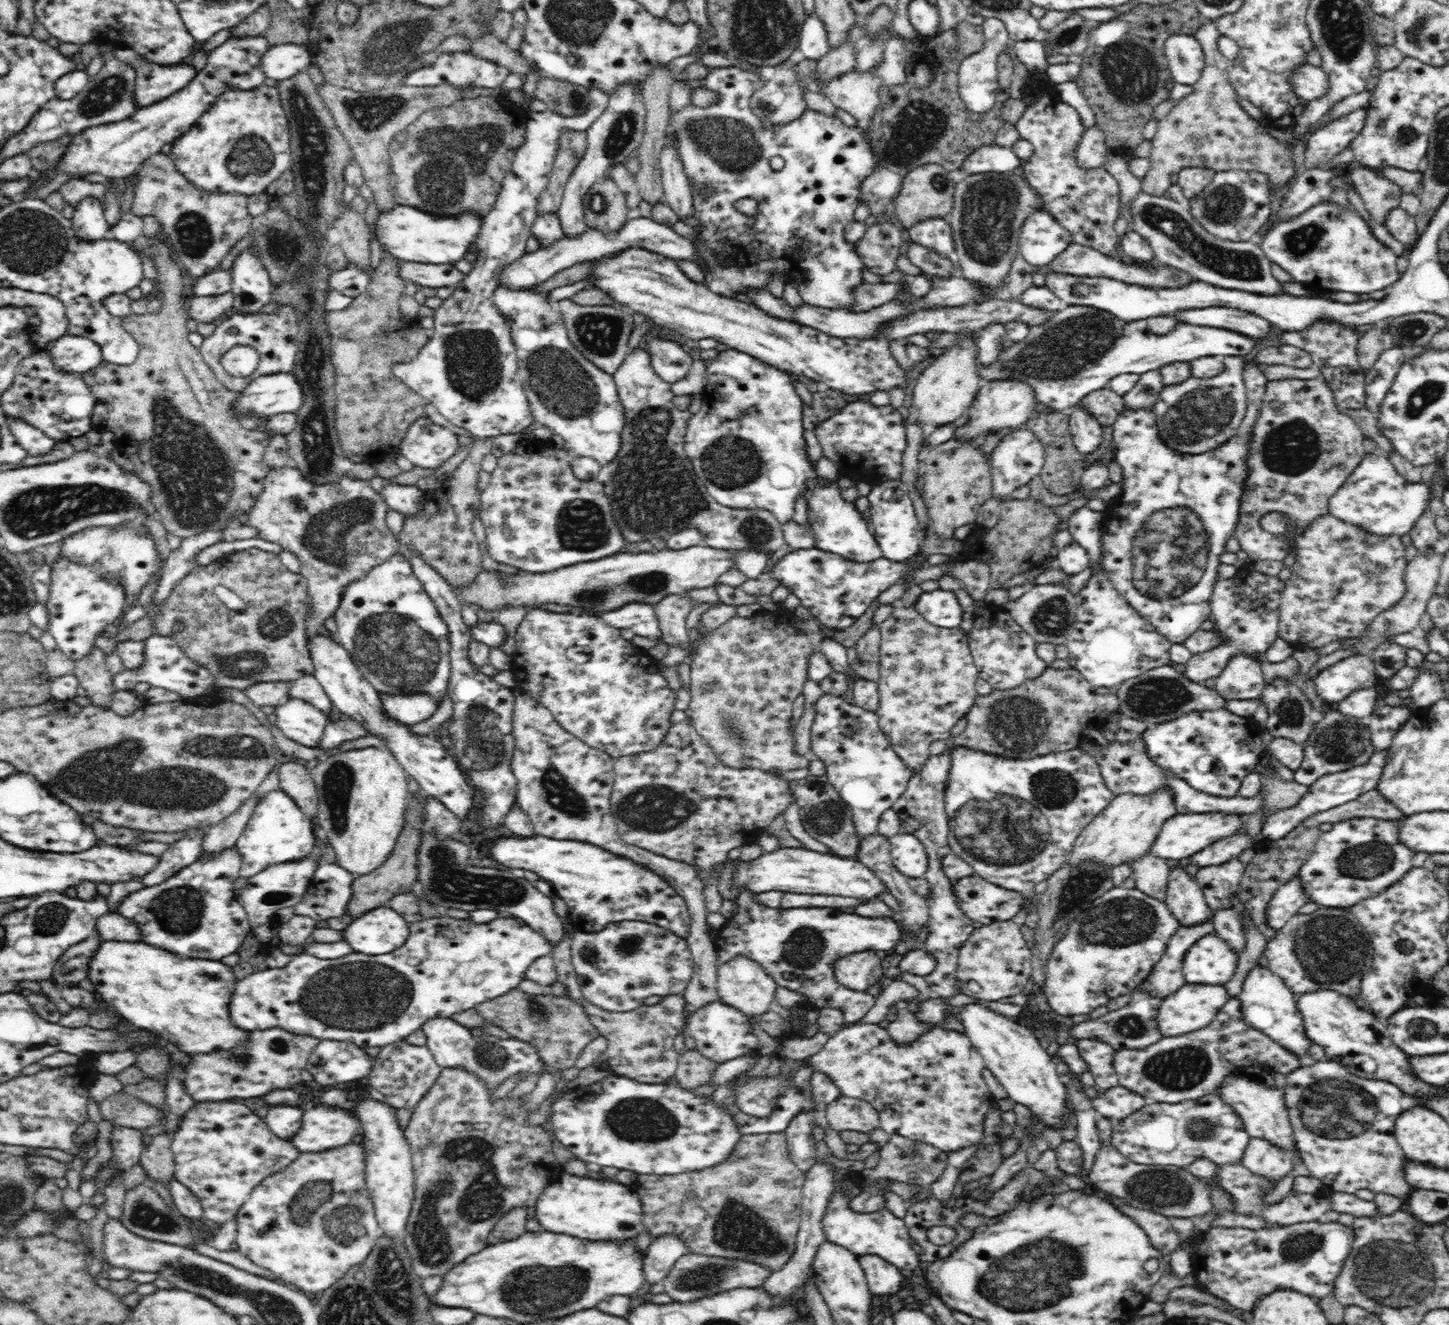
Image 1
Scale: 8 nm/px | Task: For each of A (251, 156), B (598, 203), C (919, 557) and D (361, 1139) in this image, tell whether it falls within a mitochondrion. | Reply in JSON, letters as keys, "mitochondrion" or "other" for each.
{"A":"mitochondrion","B":"mitochondrion","C":"other","D":"other"}

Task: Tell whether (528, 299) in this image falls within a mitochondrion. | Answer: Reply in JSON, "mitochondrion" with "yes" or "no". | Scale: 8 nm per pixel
{"mitochondrion":"no"}

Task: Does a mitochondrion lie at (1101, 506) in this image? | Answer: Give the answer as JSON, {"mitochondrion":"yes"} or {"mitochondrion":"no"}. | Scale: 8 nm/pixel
{"mitochondrion":"no"}

